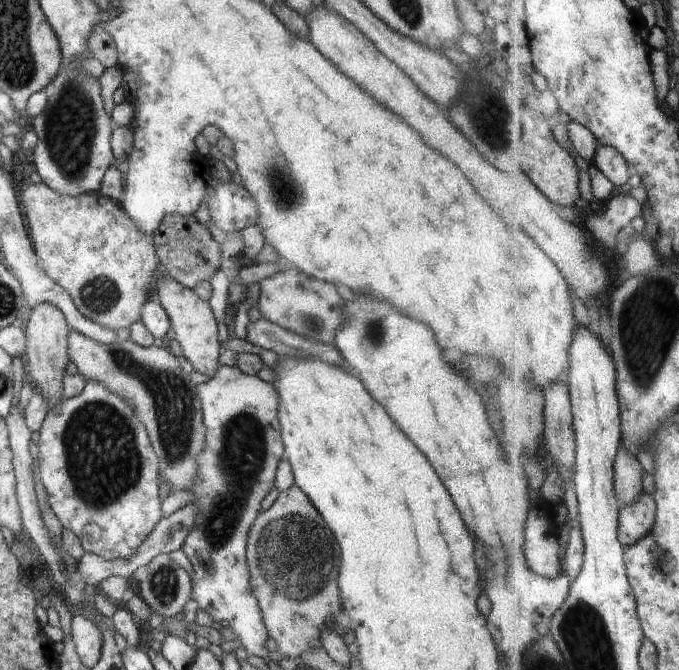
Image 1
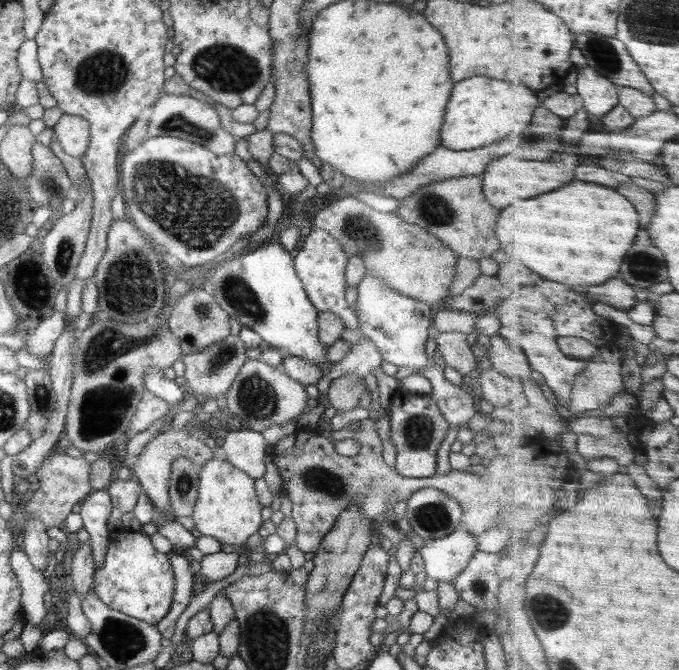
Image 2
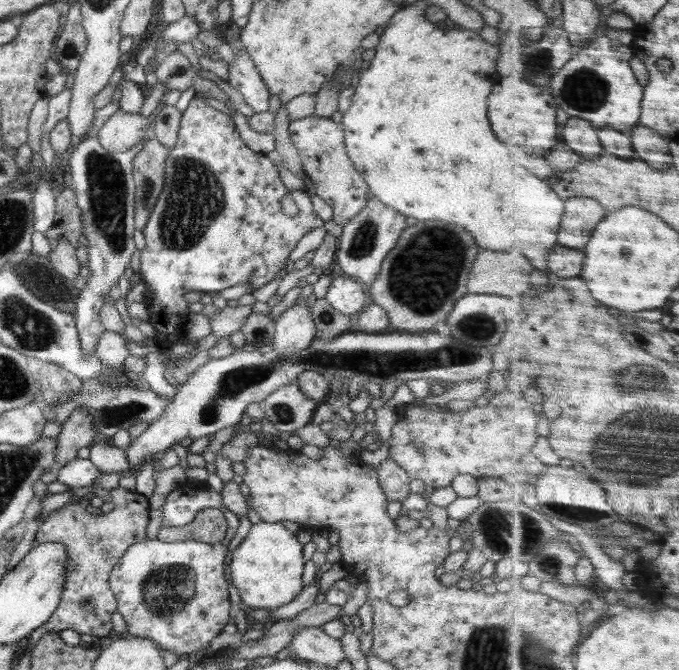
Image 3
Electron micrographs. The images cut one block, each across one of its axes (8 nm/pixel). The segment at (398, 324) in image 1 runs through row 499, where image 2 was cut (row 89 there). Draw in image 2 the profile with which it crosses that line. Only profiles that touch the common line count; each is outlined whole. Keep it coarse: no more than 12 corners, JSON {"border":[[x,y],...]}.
{"border":[[494,78],[456,82],[440,145],[524,132],[544,96]]}

